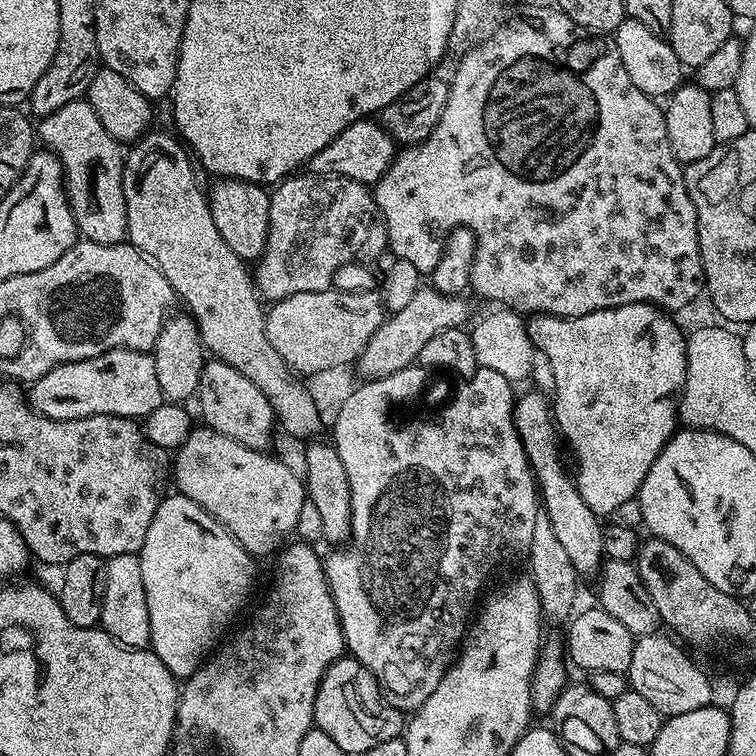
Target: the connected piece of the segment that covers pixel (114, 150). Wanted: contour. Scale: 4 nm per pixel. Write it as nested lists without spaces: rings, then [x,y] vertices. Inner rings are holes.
[[[87,99],[66,102],[62,110],[43,117],[38,124],[38,140],[47,151],[55,152],[64,168],[64,191],[68,193],[68,205],[74,214],[76,231],[83,239],[99,244],[118,244],[127,237],[126,198],[124,197],[124,161],[121,141],[114,139],[98,122],[98,114],[88,104]]]

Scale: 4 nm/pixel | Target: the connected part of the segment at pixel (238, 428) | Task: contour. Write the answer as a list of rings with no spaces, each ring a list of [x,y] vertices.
[[[215,358],[205,359],[194,400],[200,403],[200,416],[204,419],[201,421],[205,425],[220,426],[220,432],[226,434],[226,438],[234,438],[234,442],[246,446],[246,450],[268,452],[271,449],[276,414],[266,394],[262,394],[246,374],[234,370],[234,366]]]

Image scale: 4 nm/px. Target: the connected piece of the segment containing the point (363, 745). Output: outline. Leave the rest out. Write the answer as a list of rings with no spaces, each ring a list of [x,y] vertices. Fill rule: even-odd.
[[[345,654],[332,663],[330,670],[326,670],[318,686],[318,694],[314,698],[314,724],[330,734],[345,754],[366,754],[374,750],[378,742],[390,742],[390,738],[401,735],[406,727],[406,716],[392,705],[374,674],[370,674],[362,662]]]

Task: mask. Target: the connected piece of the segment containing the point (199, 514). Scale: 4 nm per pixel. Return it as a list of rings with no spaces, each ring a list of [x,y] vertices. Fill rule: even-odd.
[[[168,494],[161,500],[154,514],[154,522],[150,522],[150,530],[146,530],[146,542],[142,542],[138,555],[142,566],[142,586],[146,589],[146,610],[150,610],[150,651],[158,658],[162,658],[162,666],[166,666],[166,670],[170,670],[172,676],[177,678],[193,676],[209,653],[221,643],[225,633],[237,623],[236,615],[243,610],[244,603],[247,602],[248,595],[251,594],[252,587],[256,584],[257,561],[234,539],[230,530],[226,530],[214,517],[206,514],[206,510],[198,506],[198,502],[190,502],[190,498],[179,494]]]

